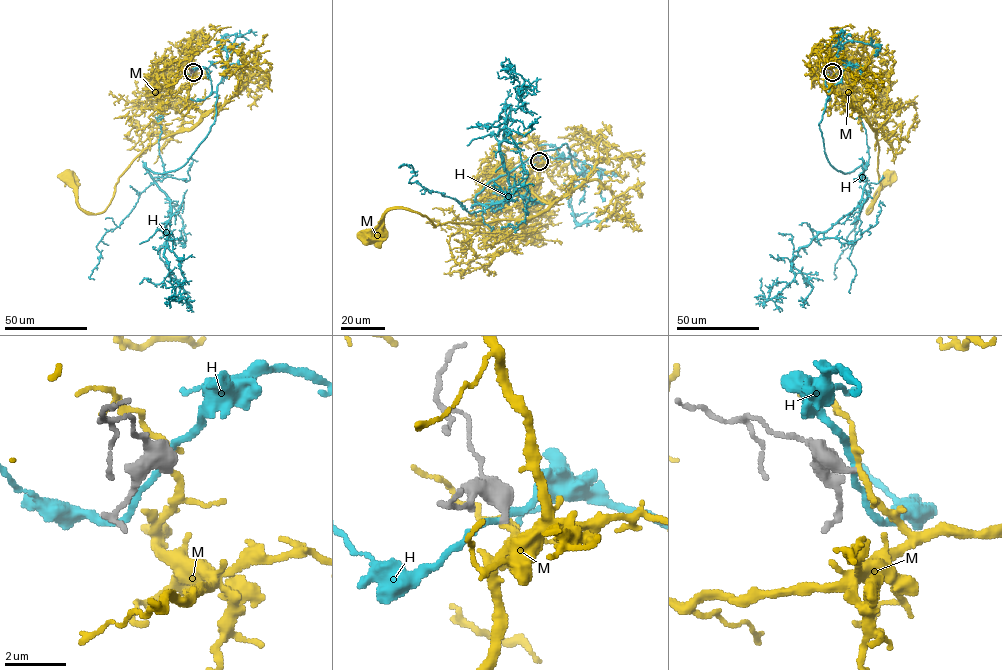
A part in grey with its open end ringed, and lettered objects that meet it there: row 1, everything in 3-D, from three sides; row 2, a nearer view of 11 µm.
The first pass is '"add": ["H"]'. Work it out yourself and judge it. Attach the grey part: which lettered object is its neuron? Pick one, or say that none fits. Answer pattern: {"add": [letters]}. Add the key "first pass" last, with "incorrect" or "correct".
{"add": ["M"], "first pass": "incorrect"}

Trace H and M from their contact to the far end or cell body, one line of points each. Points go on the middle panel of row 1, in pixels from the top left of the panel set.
H: (539, 161), (571, 155), (539, 151), (472, 205), (510, 194), (504, 119), (527, 110), (508, 67)
M: (539, 162), (533, 192), (549, 207), (533, 217), (434, 227), (418, 213), (389, 208), (369, 235)

